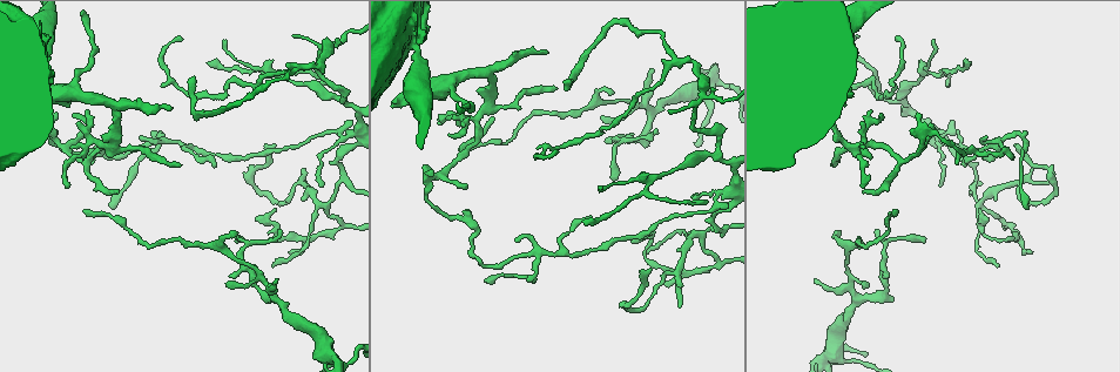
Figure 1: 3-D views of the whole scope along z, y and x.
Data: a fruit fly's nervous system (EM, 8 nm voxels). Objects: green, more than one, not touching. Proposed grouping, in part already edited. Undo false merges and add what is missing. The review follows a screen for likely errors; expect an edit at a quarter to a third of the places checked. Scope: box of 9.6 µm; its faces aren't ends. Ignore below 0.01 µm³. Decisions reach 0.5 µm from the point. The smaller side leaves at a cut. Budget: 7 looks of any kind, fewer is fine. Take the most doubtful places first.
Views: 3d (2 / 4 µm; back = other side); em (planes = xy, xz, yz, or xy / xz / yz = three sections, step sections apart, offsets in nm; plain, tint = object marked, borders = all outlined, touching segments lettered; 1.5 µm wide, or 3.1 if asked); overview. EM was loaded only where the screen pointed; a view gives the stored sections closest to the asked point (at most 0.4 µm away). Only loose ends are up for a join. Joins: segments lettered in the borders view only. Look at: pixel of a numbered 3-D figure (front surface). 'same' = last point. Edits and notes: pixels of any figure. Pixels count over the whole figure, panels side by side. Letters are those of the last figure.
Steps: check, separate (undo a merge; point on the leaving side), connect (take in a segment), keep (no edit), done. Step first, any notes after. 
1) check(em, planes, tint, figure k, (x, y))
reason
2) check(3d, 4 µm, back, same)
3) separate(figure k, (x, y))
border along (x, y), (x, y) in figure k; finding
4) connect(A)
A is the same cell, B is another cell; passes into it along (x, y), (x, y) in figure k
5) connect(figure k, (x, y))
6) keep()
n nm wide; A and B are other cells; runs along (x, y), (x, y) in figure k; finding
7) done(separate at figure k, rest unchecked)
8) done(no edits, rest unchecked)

check(em, yz, step 8, tint, figure 1, (428, 177))
abrupt turn

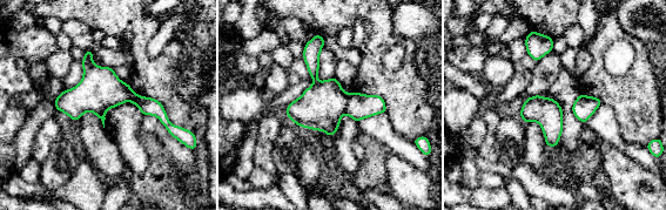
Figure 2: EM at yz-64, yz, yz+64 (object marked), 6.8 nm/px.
check(em, planes, tint, same)
cut it another way

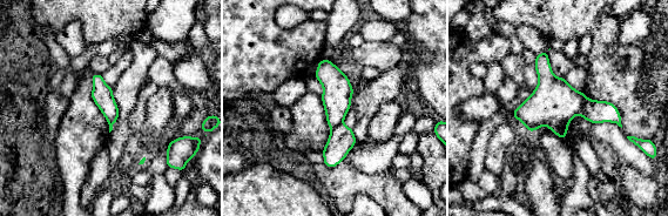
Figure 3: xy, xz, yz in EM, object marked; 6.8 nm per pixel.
check(em, planes, borders, same)
what lies round it

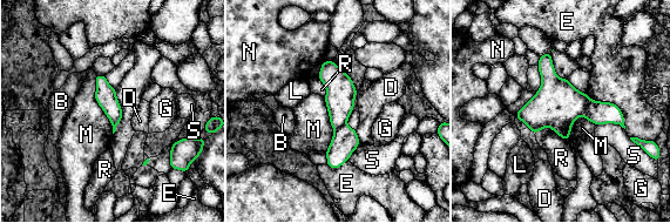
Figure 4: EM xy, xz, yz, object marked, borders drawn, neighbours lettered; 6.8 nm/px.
separate(figure 4, (557, 103))
140 nm wide; M touches over 420 nm; B, D, E, G, L, M, N, R and S are other cells; a second neuron is stuck on

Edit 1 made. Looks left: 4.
check(overview)
see it whole again

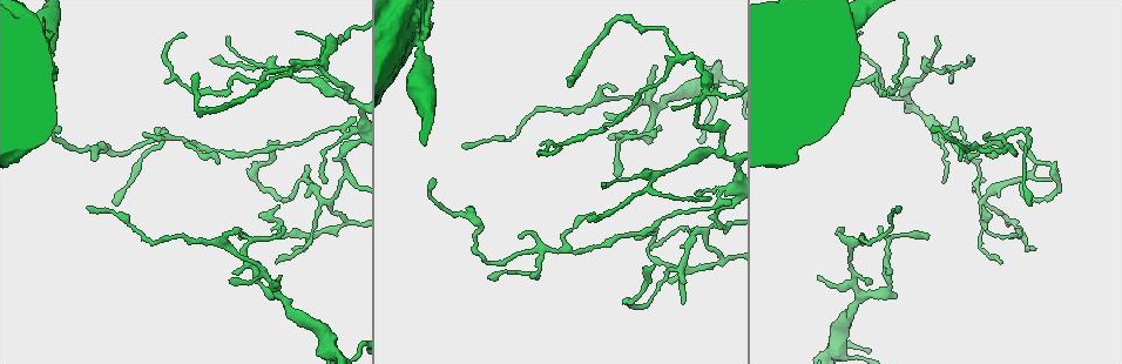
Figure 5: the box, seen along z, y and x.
check(em, 3.1 µm, planes, borders, figure 5, (419, 41))
closes a loop

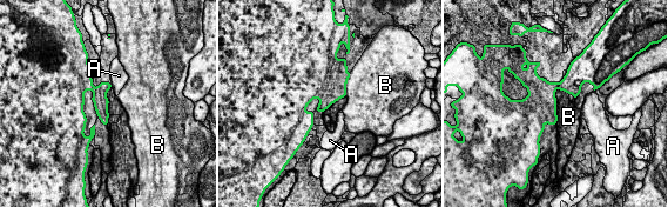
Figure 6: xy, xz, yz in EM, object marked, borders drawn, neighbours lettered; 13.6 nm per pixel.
separate(figure 6, (572, 82))
A and B are other cells; border along (560, 82), (558, 86) in figure 6; a second neuron is stuck on

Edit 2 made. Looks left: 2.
check(em, xz, step 8, tint, figure 5, (819, 275))
thin end

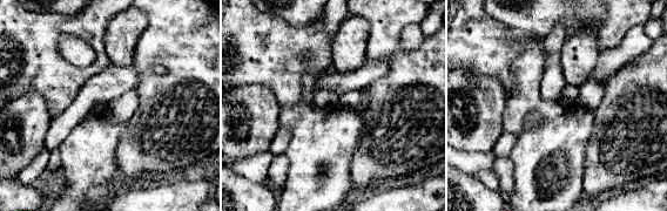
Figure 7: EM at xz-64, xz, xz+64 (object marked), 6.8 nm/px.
check(em, planes, borders, same)

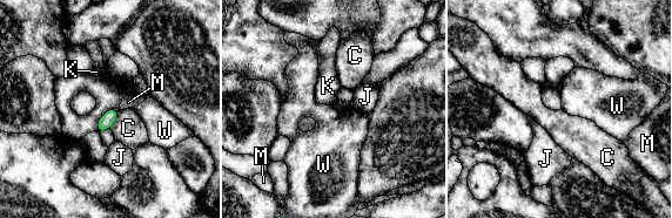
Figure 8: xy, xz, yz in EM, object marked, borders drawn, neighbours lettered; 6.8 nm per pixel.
keep()
C, J, K, M and W are other cells; no lettered segment goes on from it

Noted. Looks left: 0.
done(separate at figure 4, separate at figure 6, rest unchecked)

